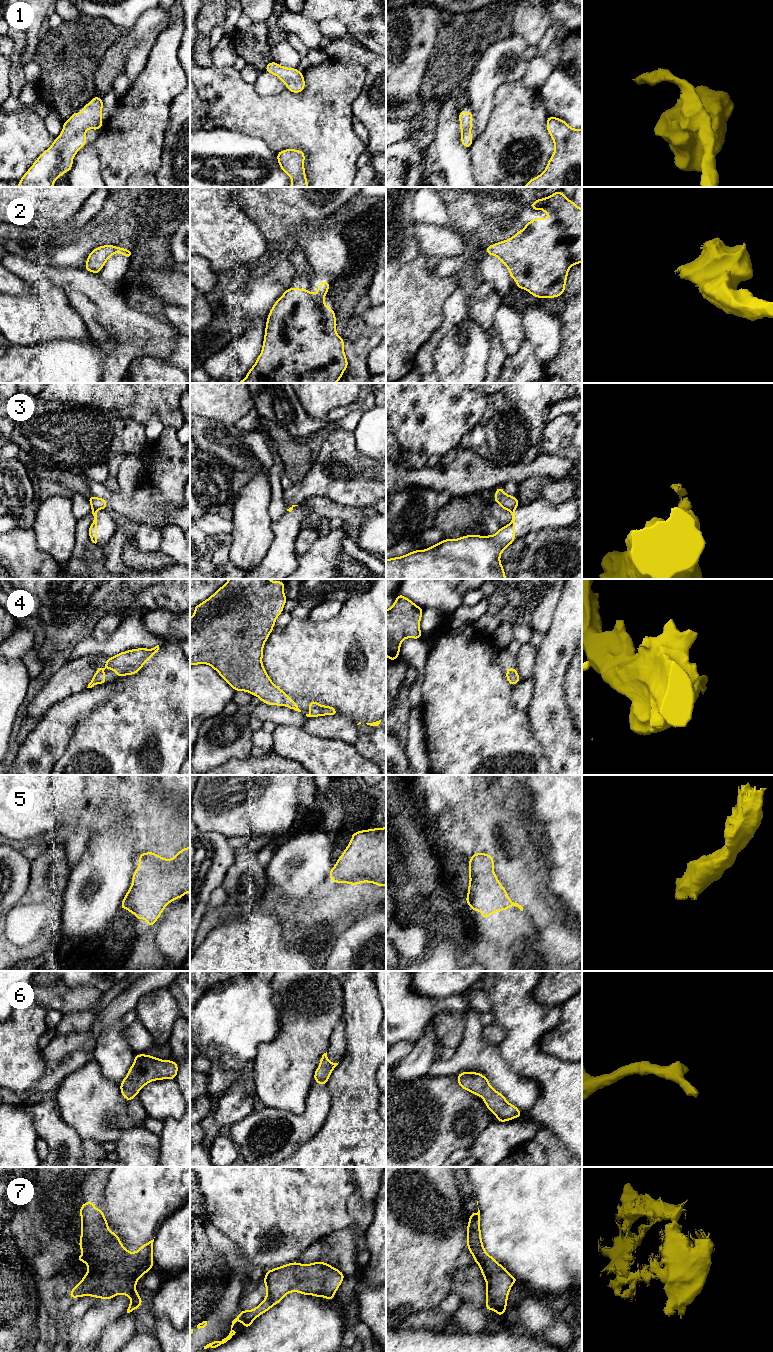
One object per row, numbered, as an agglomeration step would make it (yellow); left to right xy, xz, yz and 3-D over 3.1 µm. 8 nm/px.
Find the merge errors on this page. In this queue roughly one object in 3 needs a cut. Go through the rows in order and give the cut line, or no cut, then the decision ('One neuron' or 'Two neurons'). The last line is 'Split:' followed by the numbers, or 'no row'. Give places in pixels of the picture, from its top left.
1: No split. One neuron
2: Split along xz (308, 292), (312, 296), (323, 297). Two neurons
3: Split along yz (514, 508), (510, 511). Two neurons
4: No split. One neuron
5: No split. One neuron
6: No split. One neuron
7: No split. One neuron
Split: 2, 3

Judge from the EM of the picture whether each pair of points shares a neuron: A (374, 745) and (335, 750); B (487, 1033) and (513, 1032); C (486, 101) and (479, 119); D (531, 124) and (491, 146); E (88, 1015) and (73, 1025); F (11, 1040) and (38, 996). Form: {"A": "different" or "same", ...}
{"A": "different", "B": "different", "C": "same", "D": "same", "E": "same", "F": "different"}

